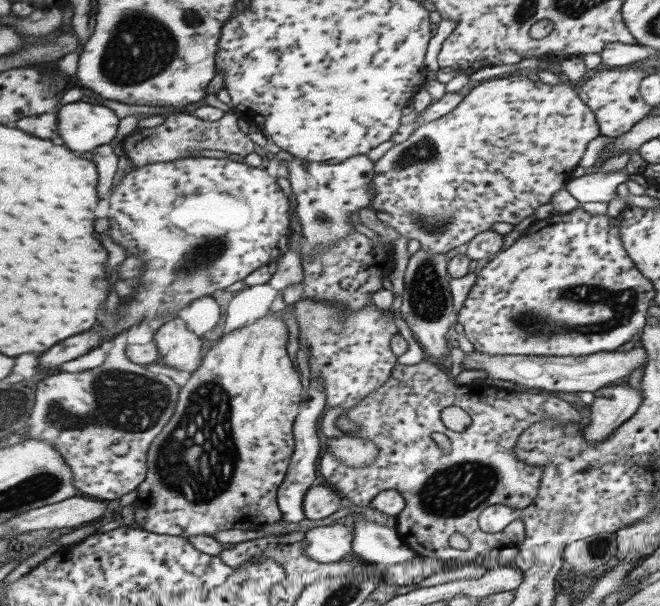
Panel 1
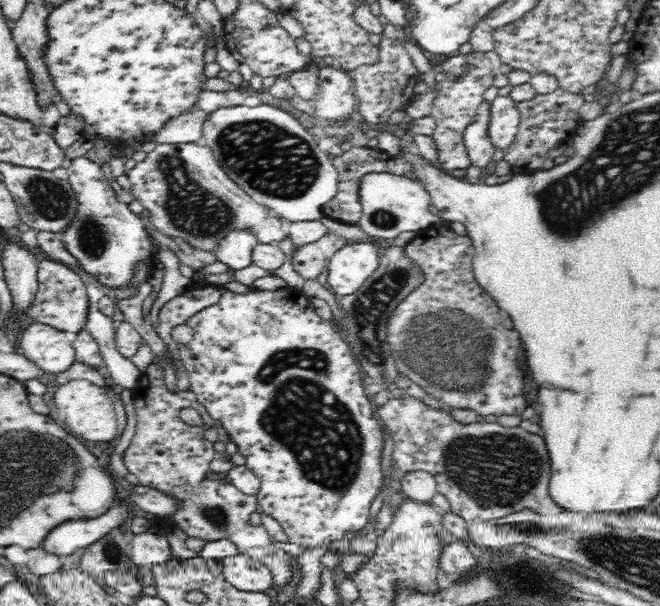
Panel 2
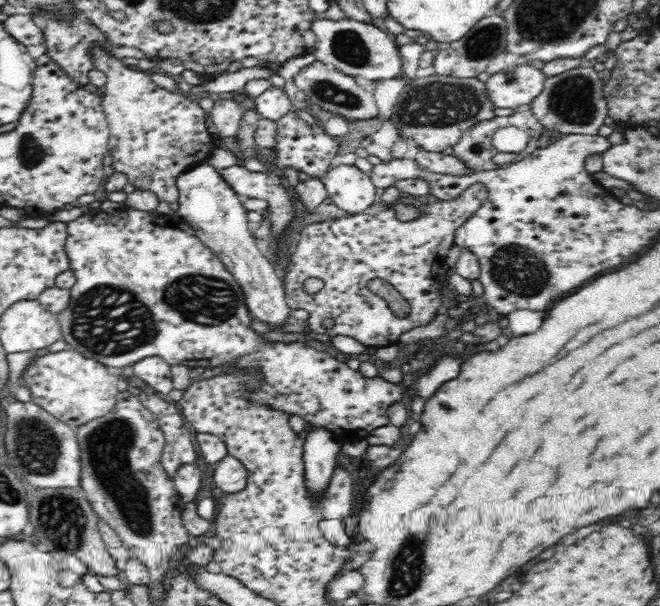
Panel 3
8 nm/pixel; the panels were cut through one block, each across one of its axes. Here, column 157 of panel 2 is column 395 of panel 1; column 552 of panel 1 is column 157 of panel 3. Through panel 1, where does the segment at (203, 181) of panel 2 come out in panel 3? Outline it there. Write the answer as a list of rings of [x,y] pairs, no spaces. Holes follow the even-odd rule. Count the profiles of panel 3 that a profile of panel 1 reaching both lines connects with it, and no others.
[[[92,42],[90,59],[94,68],[106,74],[107,82],[101,95],[102,108],[107,116],[109,128],[109,154],[112,155],[112,167],[116,173],[124,173],[130,184],[142,190],[152,190],[161,202],[174,203],[179,200],[176,178],[189,169],[206,162],[216,148],[213,135],[206,126],[206,105],[188,99],[180,93],[164,89],[154,81],[150,72],[128,69],[105,46]]]

